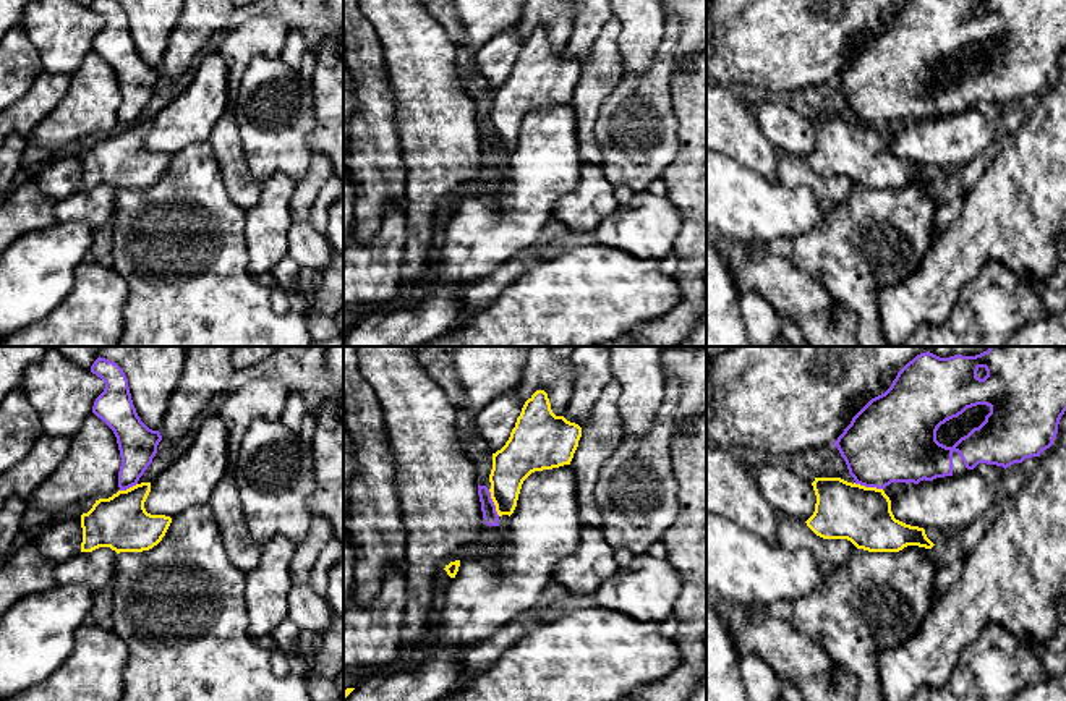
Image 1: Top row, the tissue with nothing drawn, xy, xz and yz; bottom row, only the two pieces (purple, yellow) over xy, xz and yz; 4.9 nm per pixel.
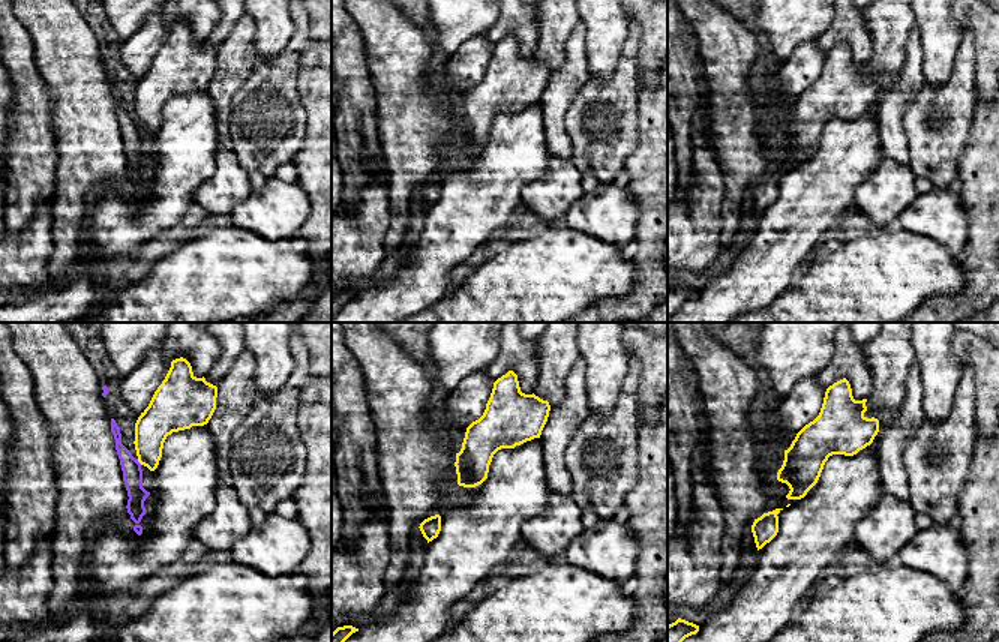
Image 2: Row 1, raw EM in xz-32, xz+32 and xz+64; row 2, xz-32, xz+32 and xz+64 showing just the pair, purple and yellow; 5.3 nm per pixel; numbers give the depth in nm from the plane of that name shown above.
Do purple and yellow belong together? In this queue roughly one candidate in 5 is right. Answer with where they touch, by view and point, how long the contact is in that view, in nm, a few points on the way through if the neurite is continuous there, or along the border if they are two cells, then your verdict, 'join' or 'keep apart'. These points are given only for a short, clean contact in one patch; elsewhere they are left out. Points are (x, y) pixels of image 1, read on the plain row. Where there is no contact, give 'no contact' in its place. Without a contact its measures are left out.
meets purple in yz at (869, 123); contact 150 nm long; border along yz (854, 120), (882, 127); keep apart

